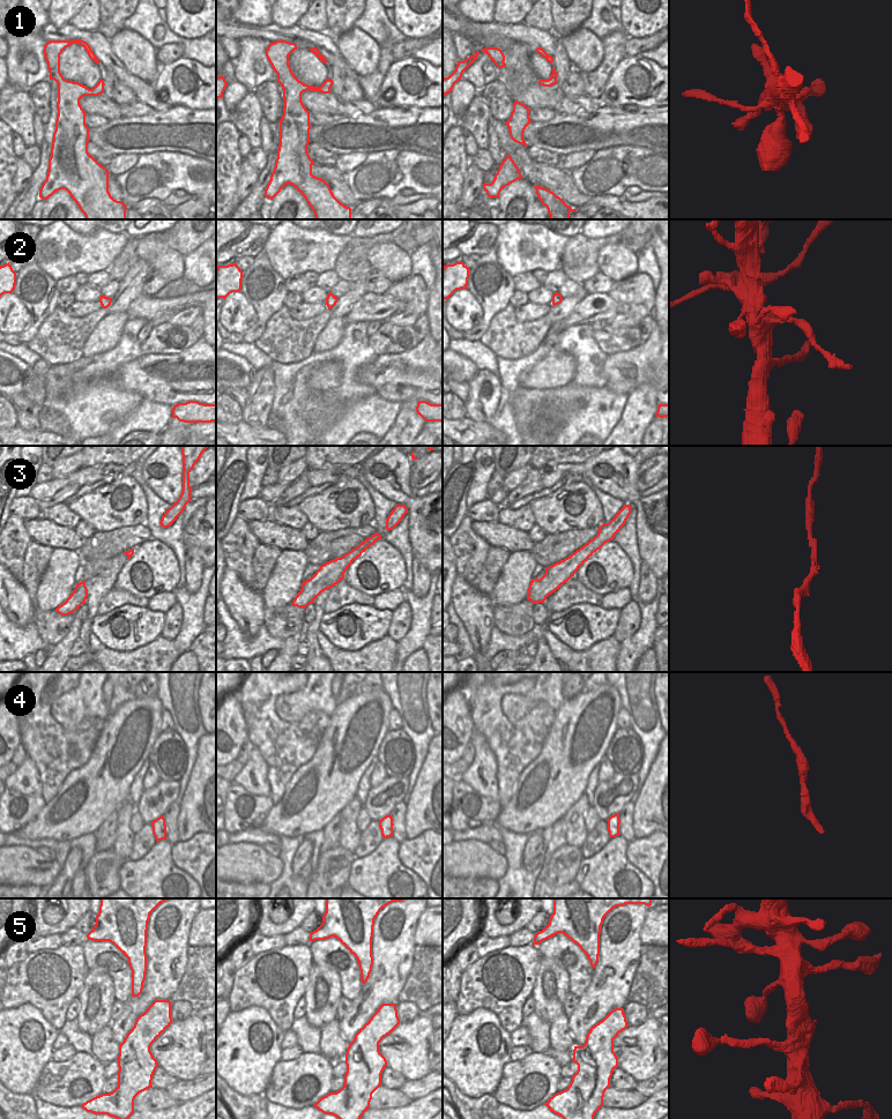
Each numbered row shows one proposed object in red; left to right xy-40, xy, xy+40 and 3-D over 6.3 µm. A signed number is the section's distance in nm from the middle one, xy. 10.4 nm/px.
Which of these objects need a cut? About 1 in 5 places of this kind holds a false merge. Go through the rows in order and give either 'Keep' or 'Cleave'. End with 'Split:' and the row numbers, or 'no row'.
1: Keep
2: Keep
3: Keep
4: Keep
5: Keep
Split: no row

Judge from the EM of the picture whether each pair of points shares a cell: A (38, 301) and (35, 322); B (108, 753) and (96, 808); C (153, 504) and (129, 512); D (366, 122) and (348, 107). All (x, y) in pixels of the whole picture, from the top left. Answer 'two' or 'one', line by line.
A: one
B: one
C: two
D: two

